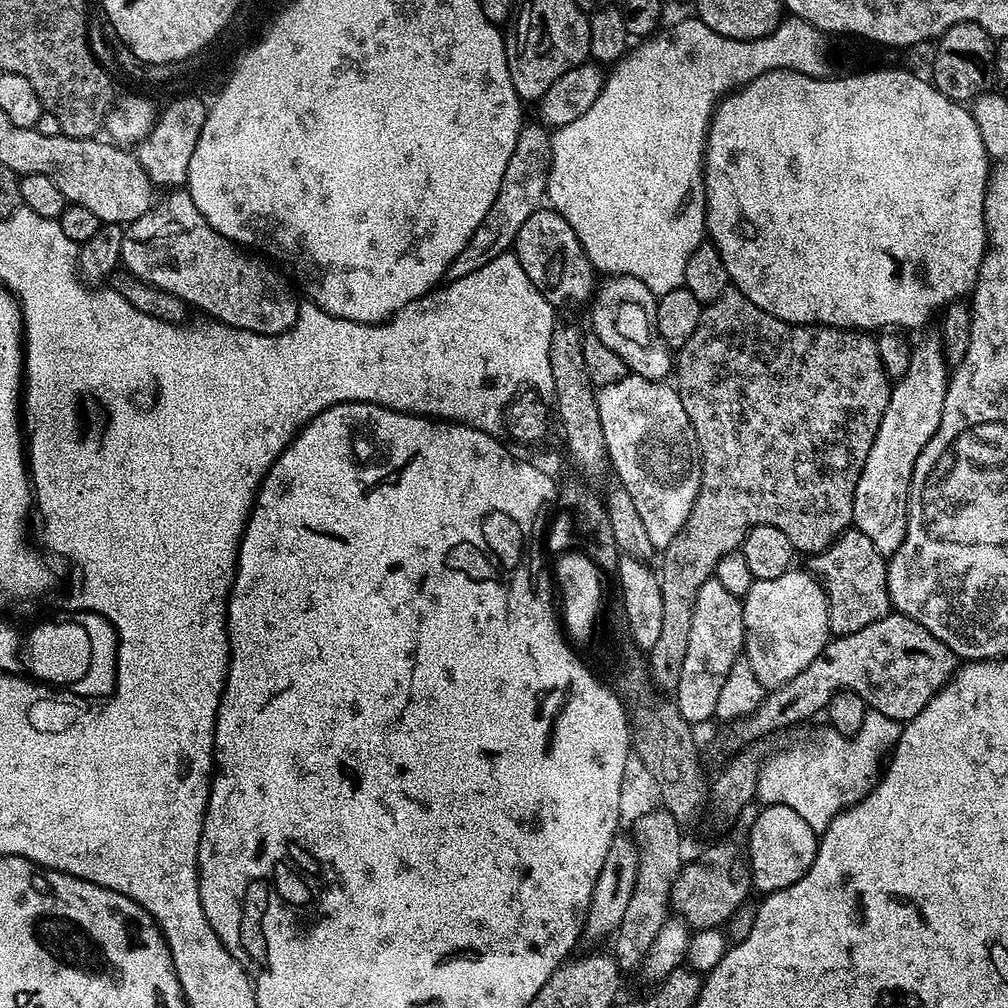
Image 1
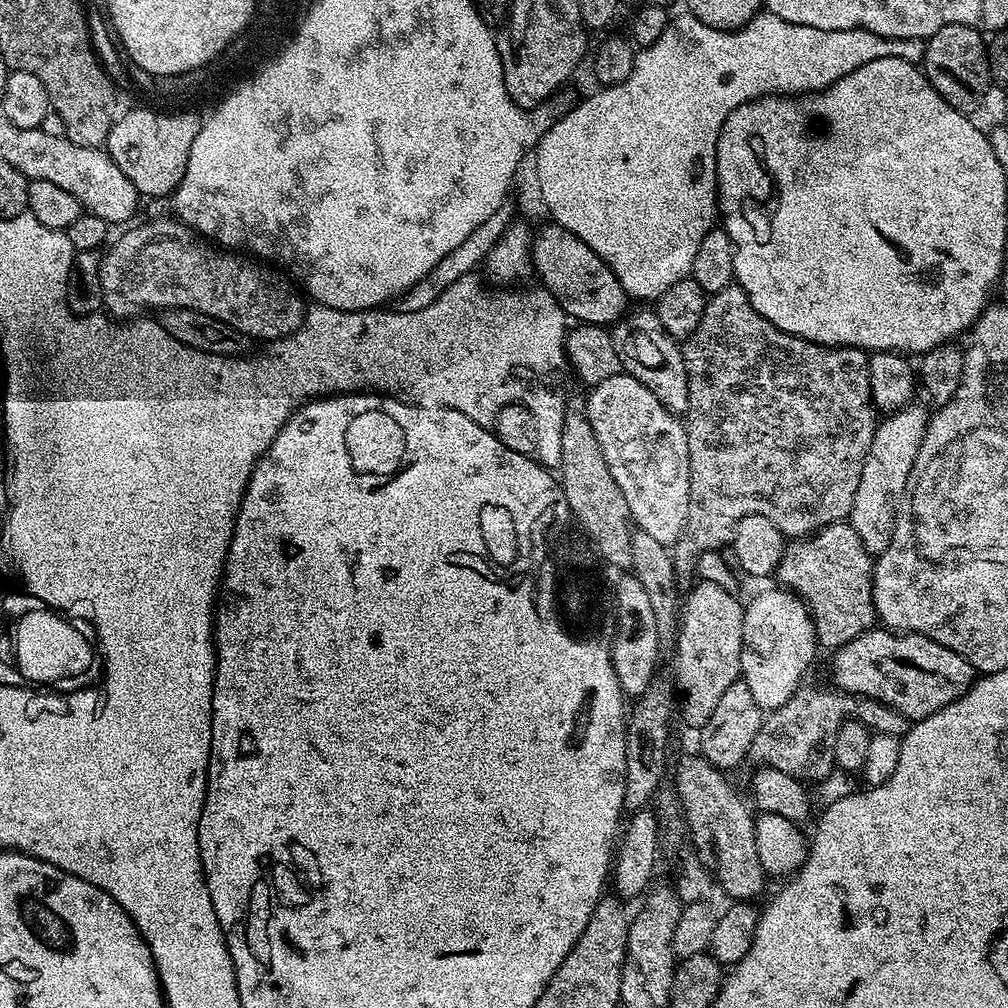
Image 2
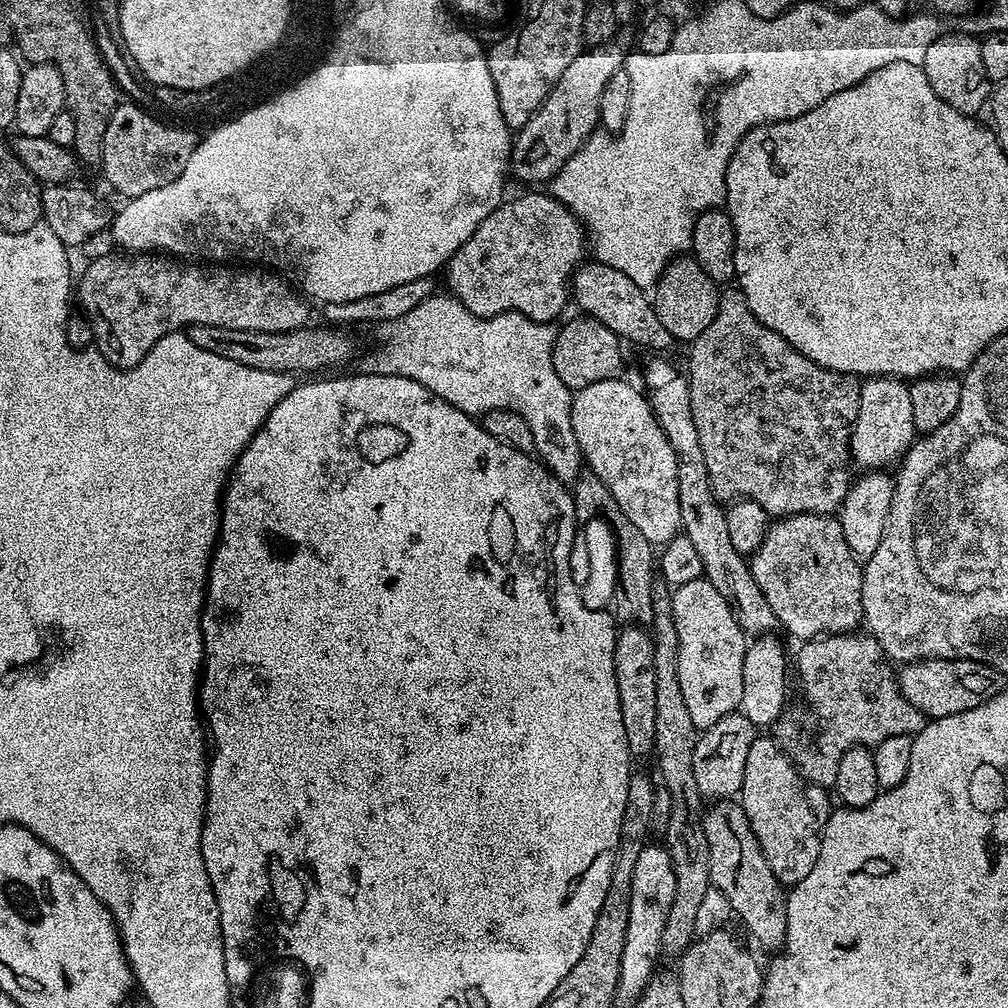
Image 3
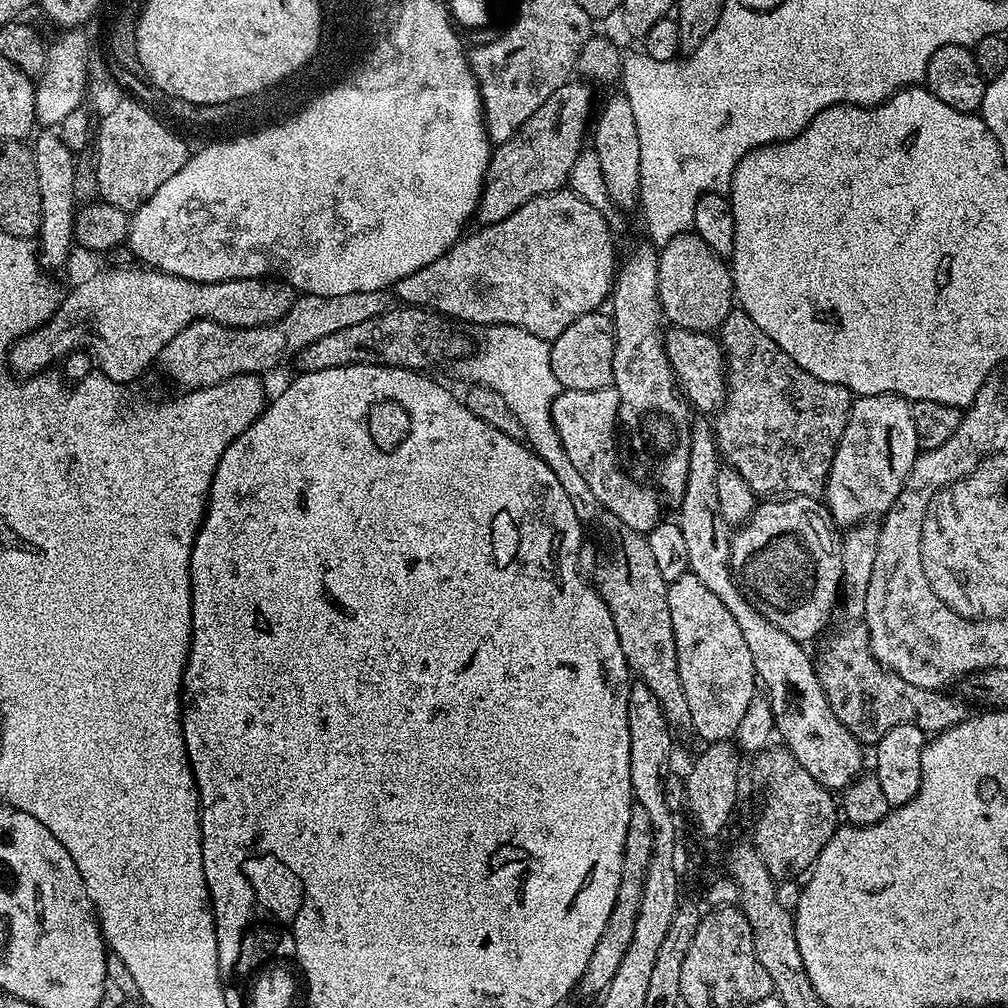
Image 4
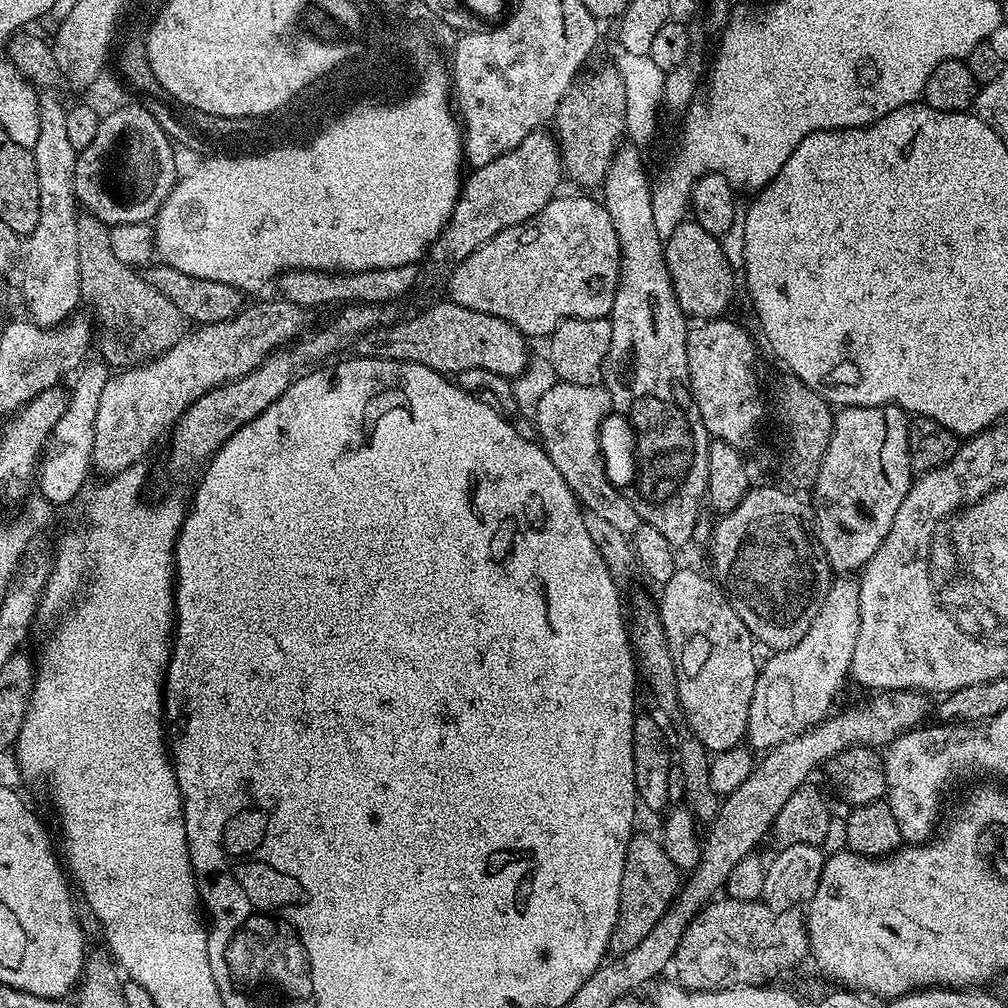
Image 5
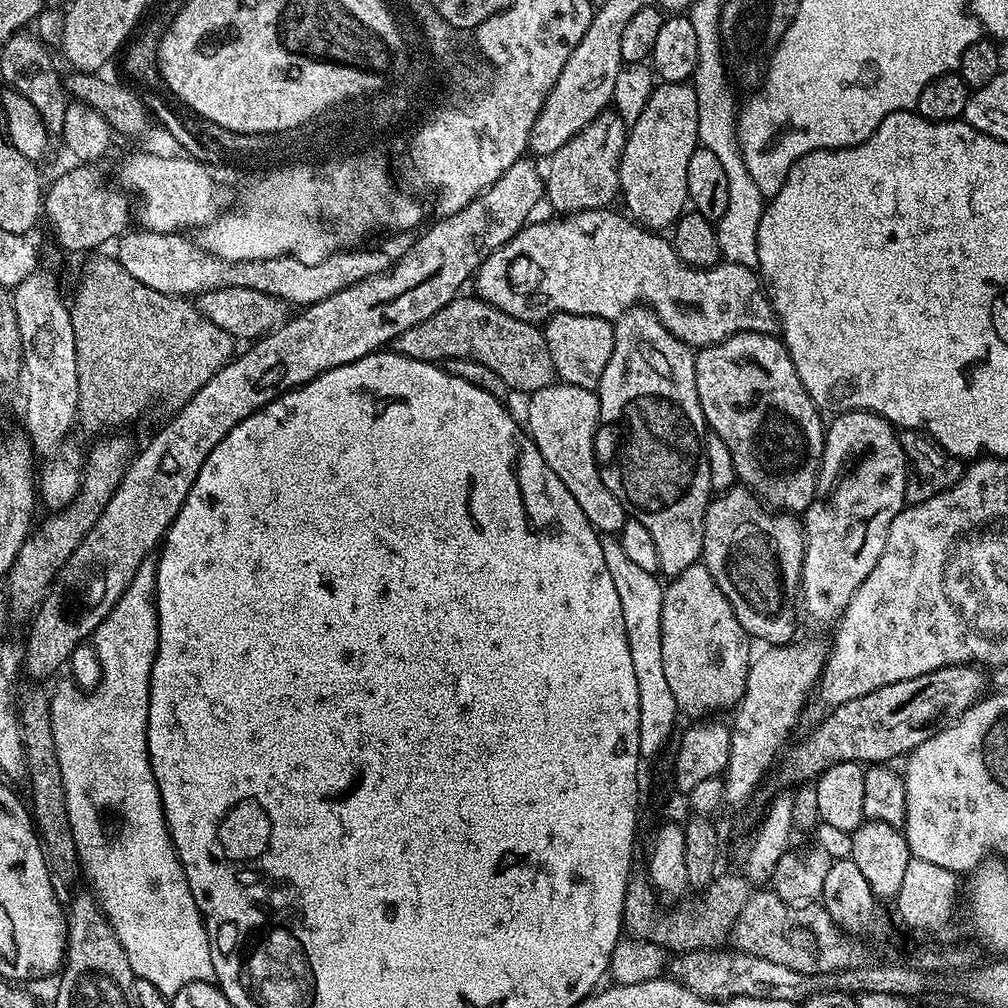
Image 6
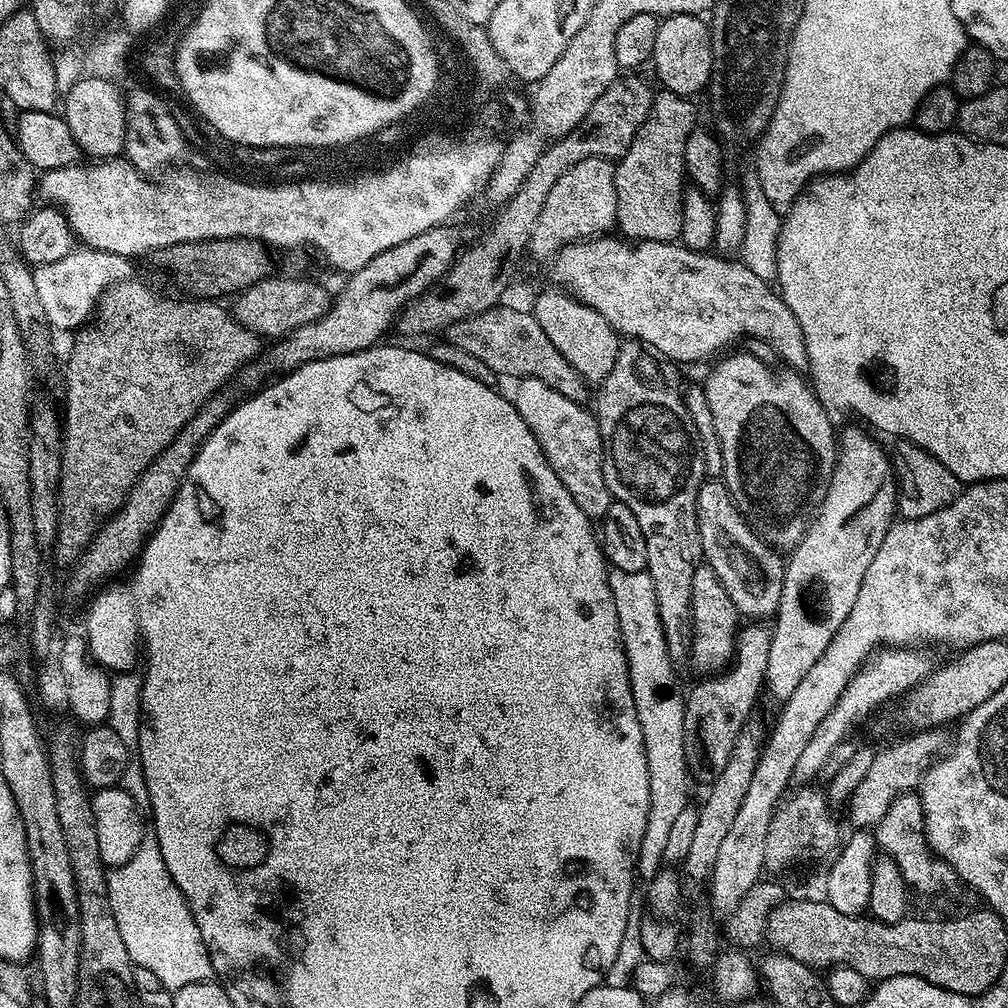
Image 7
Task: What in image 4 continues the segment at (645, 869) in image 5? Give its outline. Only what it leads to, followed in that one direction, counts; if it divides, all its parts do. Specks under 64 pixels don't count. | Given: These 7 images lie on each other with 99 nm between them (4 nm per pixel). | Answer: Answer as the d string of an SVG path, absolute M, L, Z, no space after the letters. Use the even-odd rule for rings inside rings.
M633 807L630 814L630 826L626 826L626 842L622 858L622 878L618 882L618 898L614 902L614 910L610 910L610 919L606 921L606 930L602 930L602 938L598 938L598 946L594 946L594 954L590 954L590 962L586 962L586 970L578 985L578 992L584 996L599 997L608 988L608 983L618 974L618 966L622 958L626 958L626 949L634 938L634 924L638 922L638 908L642 902L642 892L646 882L646 870L650 866L650 858L654 850L654 826L650 826L650 818L646 810Z

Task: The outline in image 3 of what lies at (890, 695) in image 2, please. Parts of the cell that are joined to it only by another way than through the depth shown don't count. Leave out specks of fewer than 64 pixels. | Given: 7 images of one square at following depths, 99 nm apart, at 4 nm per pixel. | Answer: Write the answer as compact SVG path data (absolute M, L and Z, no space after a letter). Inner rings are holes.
M913 660L899 669L898 683L902 694L918 710L922 710L926 718L937 720L950 714L962 714L966 710L974 710L974 706L982 706L982 702L990 702L994 694L1005 691L1005 673L994 666L974 662L973 660Z

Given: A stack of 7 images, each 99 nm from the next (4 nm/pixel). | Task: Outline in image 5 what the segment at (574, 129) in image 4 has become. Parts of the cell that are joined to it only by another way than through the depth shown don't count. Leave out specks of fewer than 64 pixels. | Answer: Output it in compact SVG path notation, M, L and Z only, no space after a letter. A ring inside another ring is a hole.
M537 130L526 134L526 138L522 138L519 146L502 154L502 158L496 158L494 162L488 162L481 168L472 168L469 173L469 176L467 173L466 179L461 183L460 197L456 199L456 205L450 214L448 224L439 238L432 243L430 260L432 256L436 264L448 264L447 266L460 264L467 256L474 254L474 250L490 242L490 238L502 234L502 230L510 230L510 226L518 226L534 218L534 214L538 214L542 206L551 202L558 192L556 187L559 186L560 180L562 181L560 146L551 131Z

